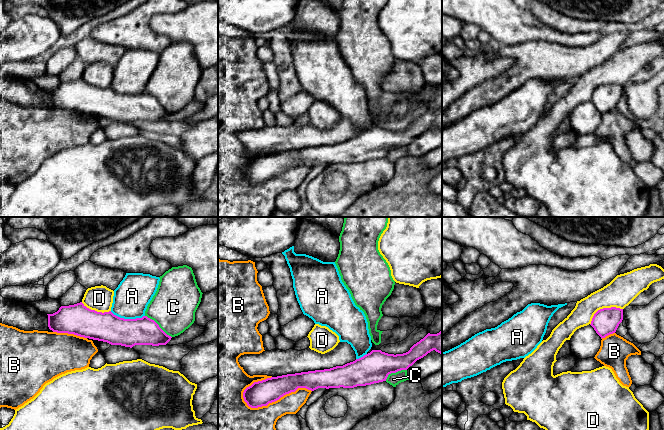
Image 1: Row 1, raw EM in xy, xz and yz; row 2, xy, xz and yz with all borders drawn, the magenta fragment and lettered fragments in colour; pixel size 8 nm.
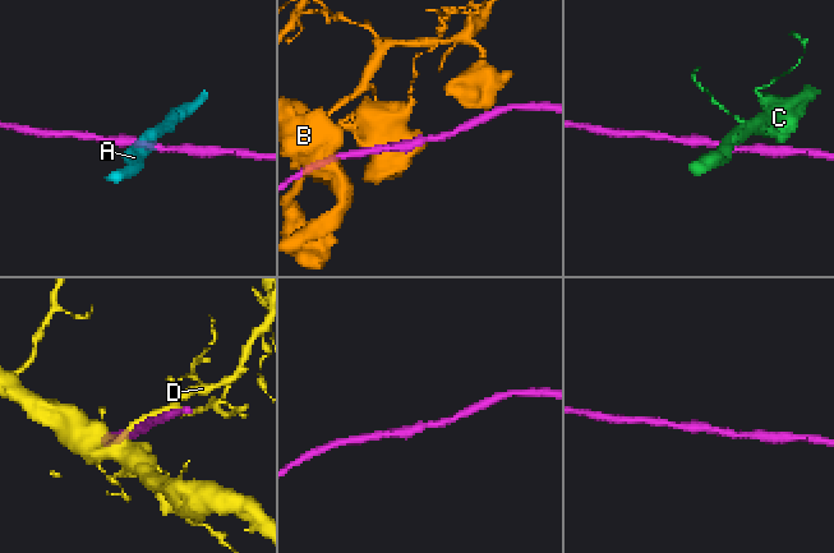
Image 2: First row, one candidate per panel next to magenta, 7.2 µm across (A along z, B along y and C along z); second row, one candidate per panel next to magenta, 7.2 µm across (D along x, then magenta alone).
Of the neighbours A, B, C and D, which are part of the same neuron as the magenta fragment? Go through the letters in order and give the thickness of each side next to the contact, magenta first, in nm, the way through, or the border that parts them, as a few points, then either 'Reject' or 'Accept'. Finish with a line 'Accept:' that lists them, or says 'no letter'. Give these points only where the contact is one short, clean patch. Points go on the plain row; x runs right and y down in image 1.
A: Thickness 240 nm (magenta) against 280 nm. Boundary: xy (110, 87), (124, 94), (141, 94), (144, 92). Reject
B: Thickness 200 nm (magenta) against 280 nm. Reject
C: Thickness 220 nm (magenta) against 360 nm. Boundary: xy (145, 91), (151, 94), (171, 113). Reject
D: Thickness 220 nm (magenta) against 240 nm. Reject
Accept: no letter

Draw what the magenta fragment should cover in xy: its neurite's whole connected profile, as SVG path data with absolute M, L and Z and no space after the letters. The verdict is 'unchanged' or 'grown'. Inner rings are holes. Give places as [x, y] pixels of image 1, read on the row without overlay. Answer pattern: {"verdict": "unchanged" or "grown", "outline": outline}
{"verdict": "unchanged", "outline": "M82 78L61 82L59 86L48 91L48 103L53 108L74 110L80 113L107 118L132 124L135 121L166 121L171 112L167 111L159 101L147 92L136 95L124 95L109 88L97 88L87 84Z"}

